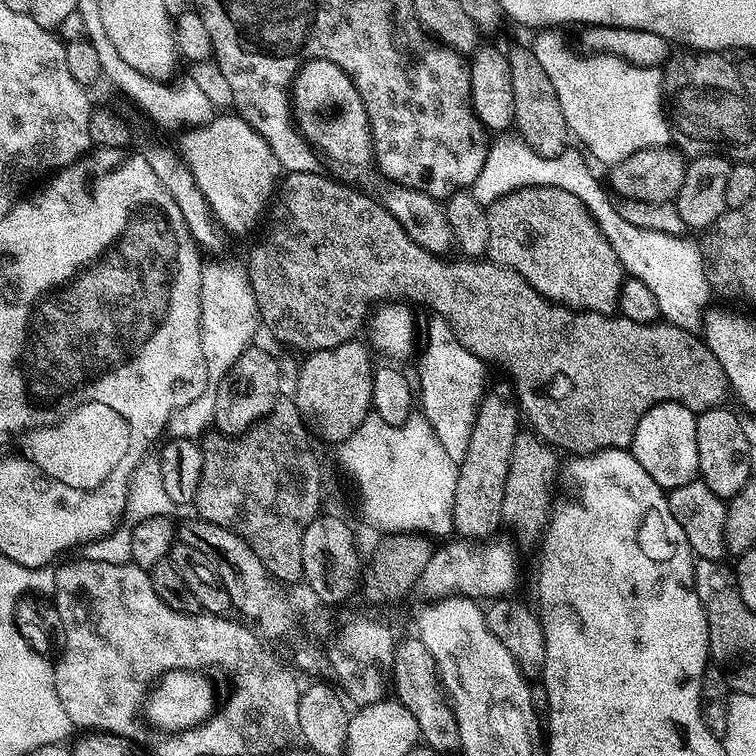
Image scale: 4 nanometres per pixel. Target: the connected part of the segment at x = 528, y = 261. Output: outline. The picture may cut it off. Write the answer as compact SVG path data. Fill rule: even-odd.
M545 184L516 188L487 205L490 222L487 259L493 264L513 268L534 290L538 290L546 299L556 304L565 304L582 312L617 311L619 292L622 281L626 278L624 267L614 254L606 237L600 233L600 227L592 221L588 211L566 190L548 188Z

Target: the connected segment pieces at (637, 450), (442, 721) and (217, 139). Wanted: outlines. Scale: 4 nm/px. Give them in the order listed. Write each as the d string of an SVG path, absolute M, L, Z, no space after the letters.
M666 402L654 406L642 418L636 427L630 449L632 457L658 482L658 486L671 490L678 486L686 486L686 482L698 476L698 438L696 437L697 413L691 412L678 402Z
M415 635L408 636L405 640L396 640L396 650L392 653L390 684L391 687L396 687L395 699L414 714L414 719L418 722L420 740L431 748L433 753L440 754L450 748L459 749L458 724L441 685L436 663L434 658L430 658L430 652L426 650L424 643Z
M240 115L217 116L220 116L217 120L209 119L199 126L189 127L180 140L178 155L194 176L217 225L225 233L248 232L256 223L261 223L278 187L282 169L274 150Z

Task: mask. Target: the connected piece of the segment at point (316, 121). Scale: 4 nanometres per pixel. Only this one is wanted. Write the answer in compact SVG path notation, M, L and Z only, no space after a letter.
M309 60L300 66L294 81L294 124L303 139L321 157L333 160L340 168L368 168L374 164L374 147L368 115L354 82L334 62Z

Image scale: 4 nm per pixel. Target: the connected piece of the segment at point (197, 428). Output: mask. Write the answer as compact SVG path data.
M205 267L200 283L200 337L202 338L202 354L206 358L206 390L194 398L194 402L186 402L168 420L166 429L169 437L177 440L199 441L204 428L214 425L214 402L218 398L216 385L238 362L238 358L253 343L252 335L258 329L258 313L256 299L245 283L236 282L235 278L220 268Z

